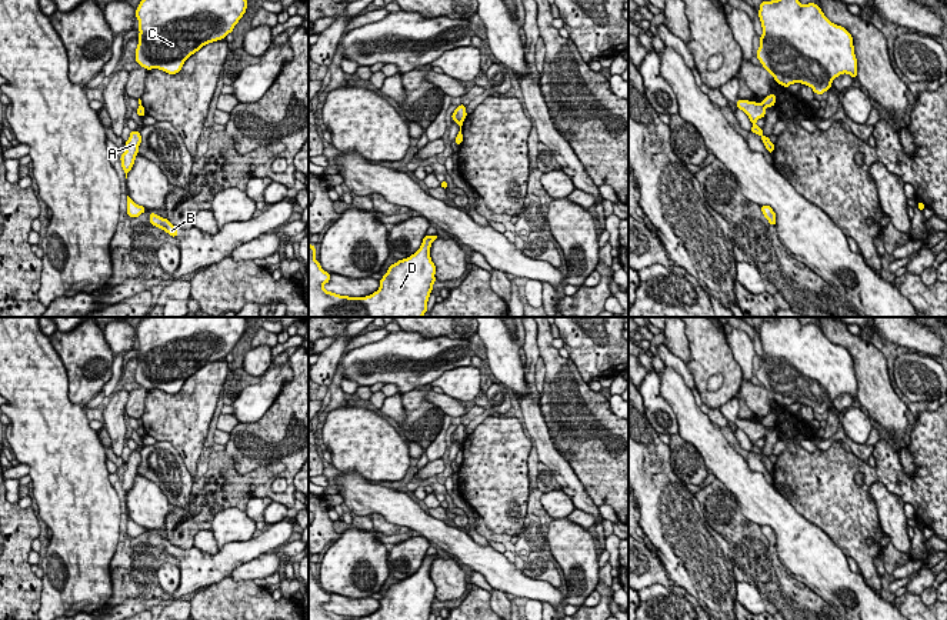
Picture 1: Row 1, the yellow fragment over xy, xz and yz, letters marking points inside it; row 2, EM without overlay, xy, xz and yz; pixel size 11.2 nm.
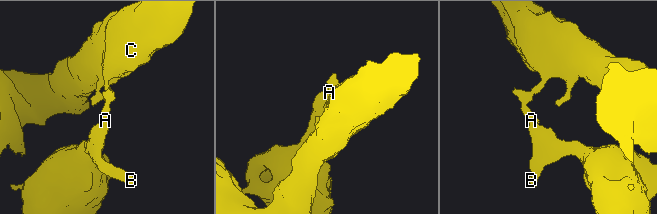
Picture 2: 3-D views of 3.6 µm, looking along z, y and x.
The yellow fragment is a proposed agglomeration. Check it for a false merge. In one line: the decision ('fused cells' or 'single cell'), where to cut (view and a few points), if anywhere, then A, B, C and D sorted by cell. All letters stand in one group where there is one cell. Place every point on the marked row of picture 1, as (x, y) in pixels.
fused cells; cut yz (762, 103), (766, 106); groups A B / C D

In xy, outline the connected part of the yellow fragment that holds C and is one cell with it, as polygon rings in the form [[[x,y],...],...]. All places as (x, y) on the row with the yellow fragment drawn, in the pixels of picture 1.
[[[140,0],[136,61],[176,74],[203,46],[231,33],[246,9],[247,0]]]

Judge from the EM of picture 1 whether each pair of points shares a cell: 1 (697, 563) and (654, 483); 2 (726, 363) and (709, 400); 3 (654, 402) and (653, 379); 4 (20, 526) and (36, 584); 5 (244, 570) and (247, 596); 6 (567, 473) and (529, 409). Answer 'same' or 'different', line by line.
1: same
2: same
3: same
4: same
5: different
6: same

